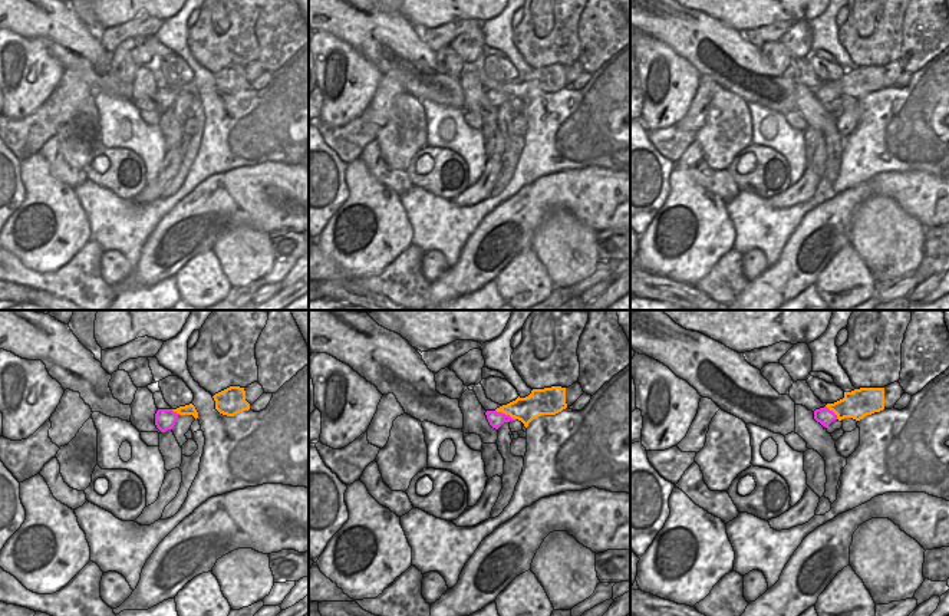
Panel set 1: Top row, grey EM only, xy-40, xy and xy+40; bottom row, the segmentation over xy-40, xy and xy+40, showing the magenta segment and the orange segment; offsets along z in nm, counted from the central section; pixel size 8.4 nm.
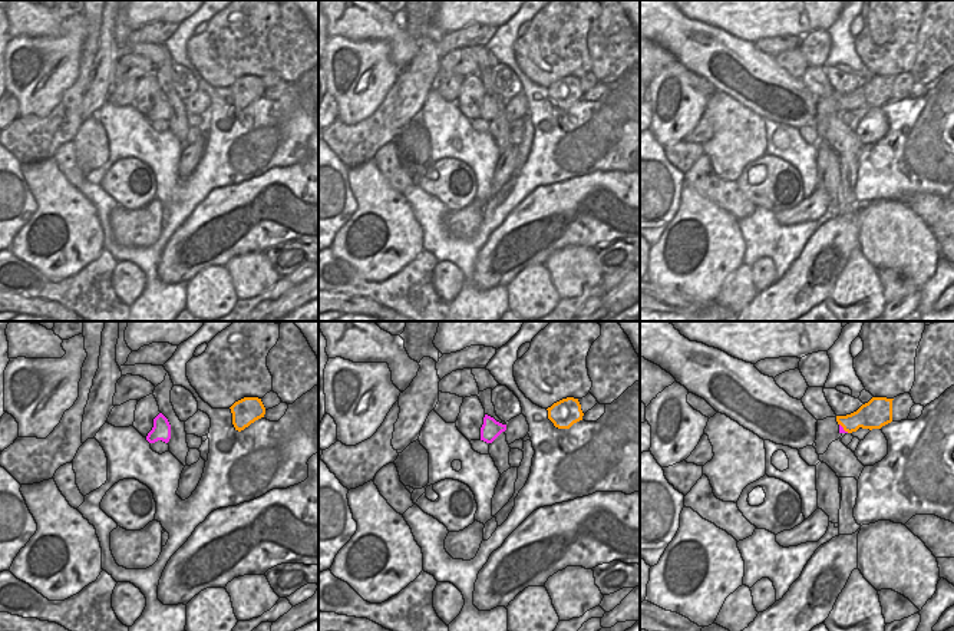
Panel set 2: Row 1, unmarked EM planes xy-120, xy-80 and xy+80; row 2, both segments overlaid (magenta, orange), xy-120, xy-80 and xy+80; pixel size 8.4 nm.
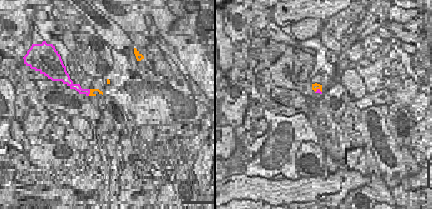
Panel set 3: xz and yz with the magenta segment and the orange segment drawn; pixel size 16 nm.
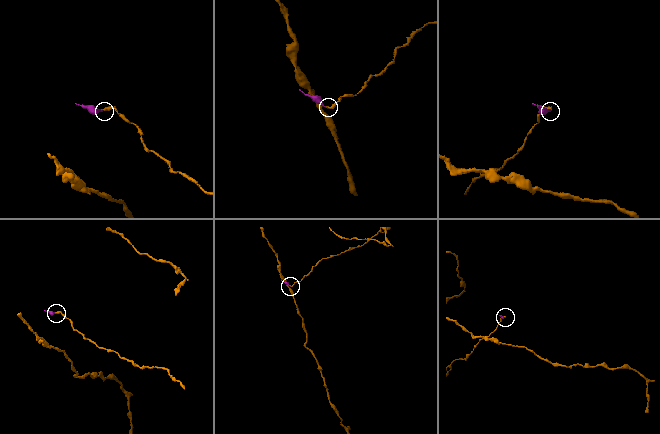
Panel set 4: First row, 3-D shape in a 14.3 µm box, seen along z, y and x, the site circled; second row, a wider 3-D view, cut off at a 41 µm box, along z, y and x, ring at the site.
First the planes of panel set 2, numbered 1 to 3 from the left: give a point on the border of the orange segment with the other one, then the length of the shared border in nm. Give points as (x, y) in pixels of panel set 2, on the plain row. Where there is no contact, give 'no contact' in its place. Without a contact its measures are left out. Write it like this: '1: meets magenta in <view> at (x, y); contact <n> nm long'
1: no contact
2: no contact
3: meets magenta in xy+80 at (842, 108); contact 110 nm long

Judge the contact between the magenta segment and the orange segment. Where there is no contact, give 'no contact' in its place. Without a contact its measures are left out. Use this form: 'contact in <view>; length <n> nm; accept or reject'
contact in xy; length 190 nm; reject

